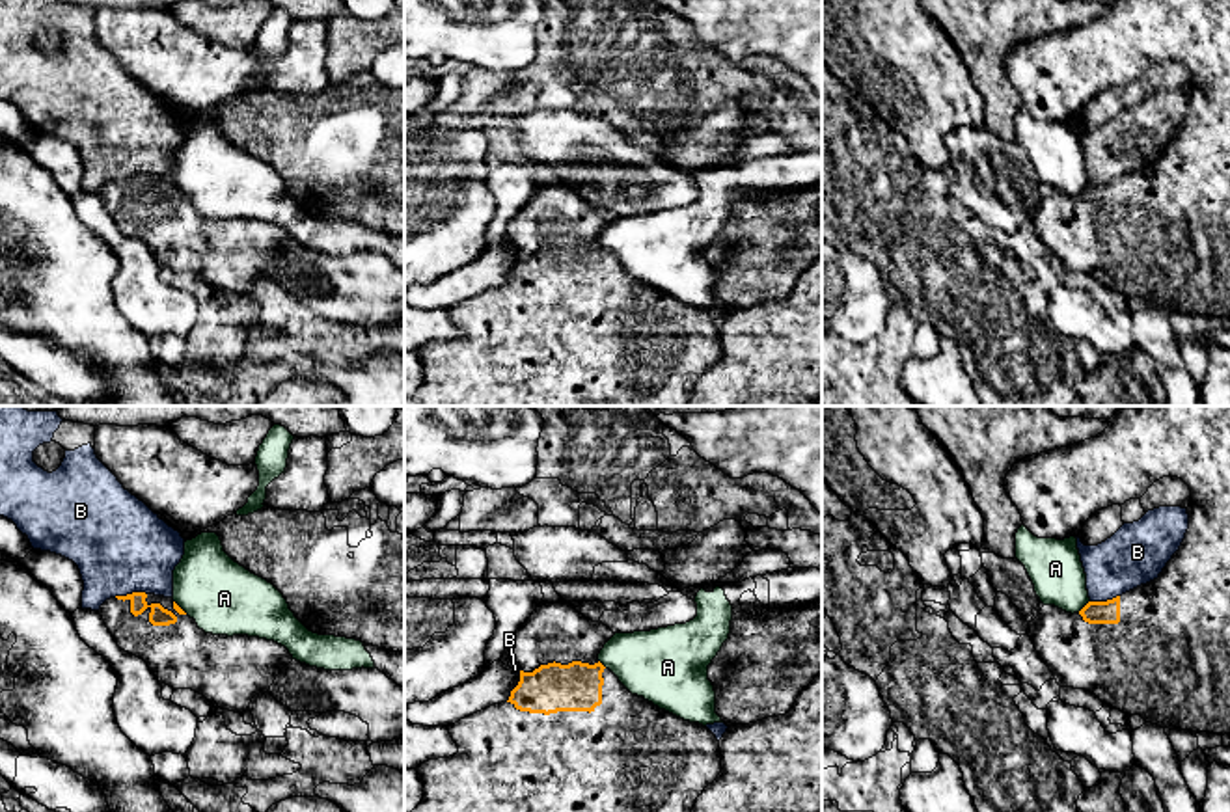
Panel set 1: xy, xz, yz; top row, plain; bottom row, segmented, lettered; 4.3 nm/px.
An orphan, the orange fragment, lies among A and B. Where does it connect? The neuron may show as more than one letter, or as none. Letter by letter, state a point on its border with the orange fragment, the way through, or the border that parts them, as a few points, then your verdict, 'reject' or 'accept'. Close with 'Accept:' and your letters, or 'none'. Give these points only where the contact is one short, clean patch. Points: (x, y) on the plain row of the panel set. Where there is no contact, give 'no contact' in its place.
A: meets orange in yz at (1085, 189); border along yz (1089, 183), (1078, 194); reject
B: meets orange in xy at (129, 177); border along xy (146, 175), (114, 179); reject
Accept: none

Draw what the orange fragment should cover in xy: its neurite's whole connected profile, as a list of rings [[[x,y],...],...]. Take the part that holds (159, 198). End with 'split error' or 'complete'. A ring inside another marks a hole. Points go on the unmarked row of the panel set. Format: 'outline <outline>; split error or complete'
outline [[[132,175],[106,183],[99,197],[117,229],[147,246],[160,266],[192,272],[212,291],[242,296],[293,244],[274,223],[212,218],[173,181]]]; split error

